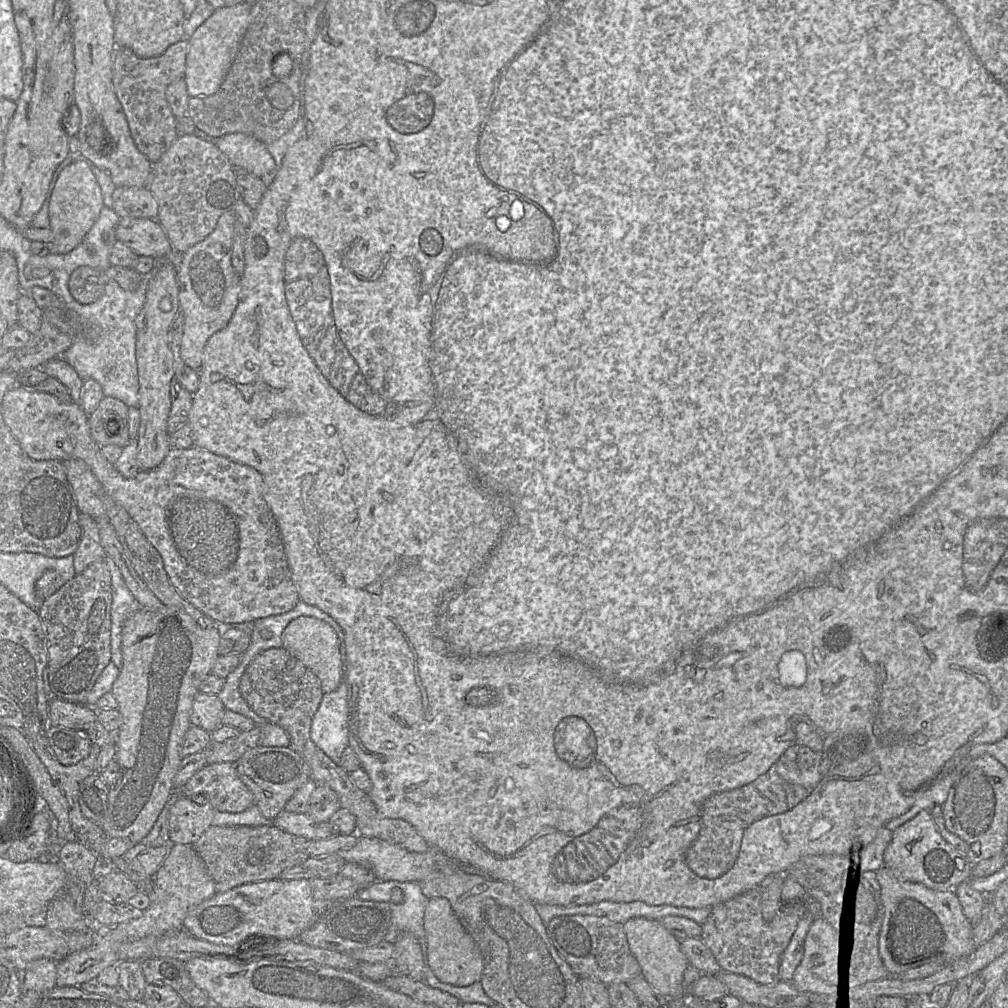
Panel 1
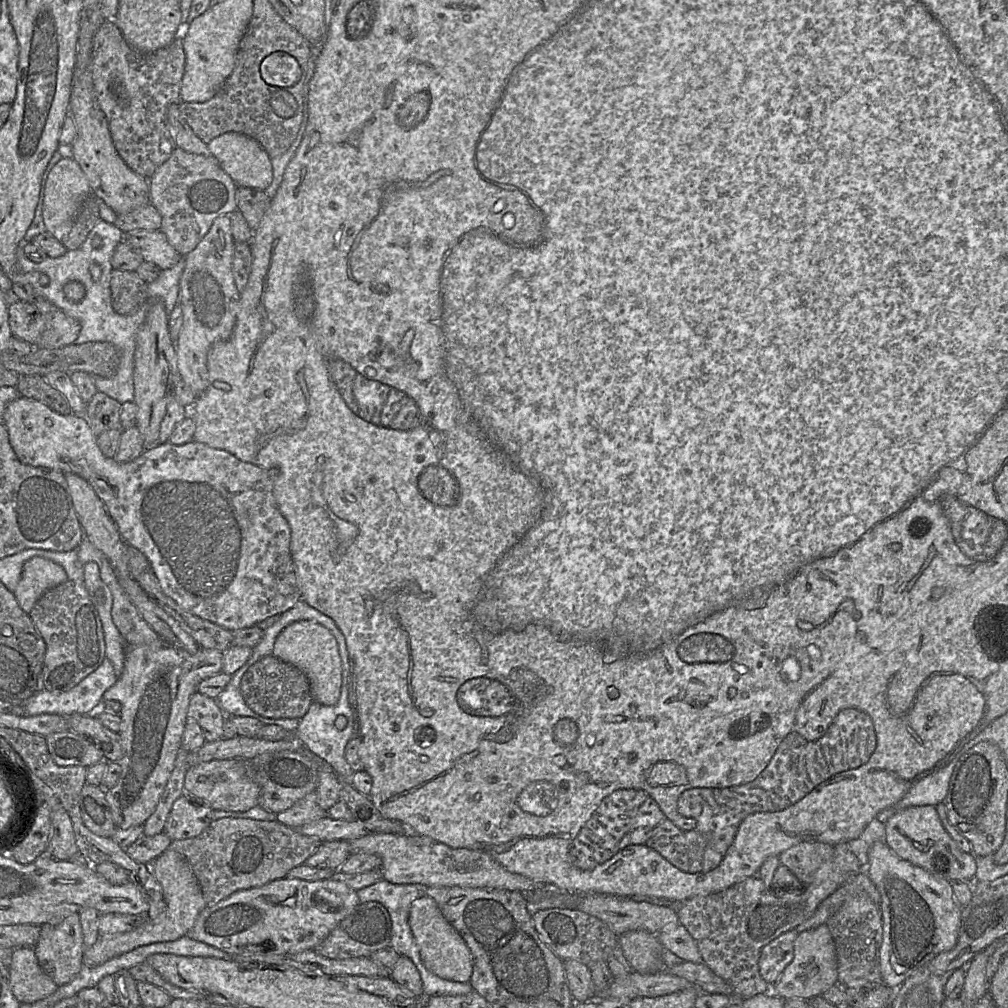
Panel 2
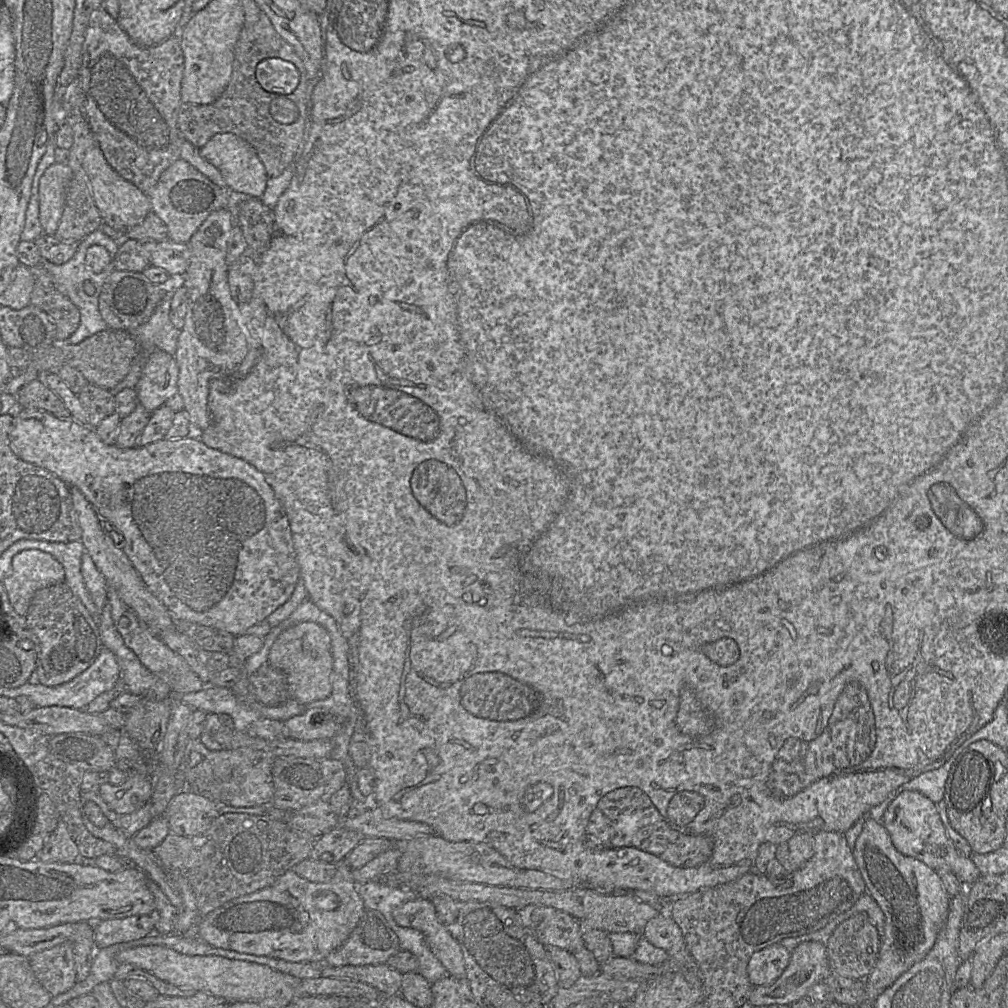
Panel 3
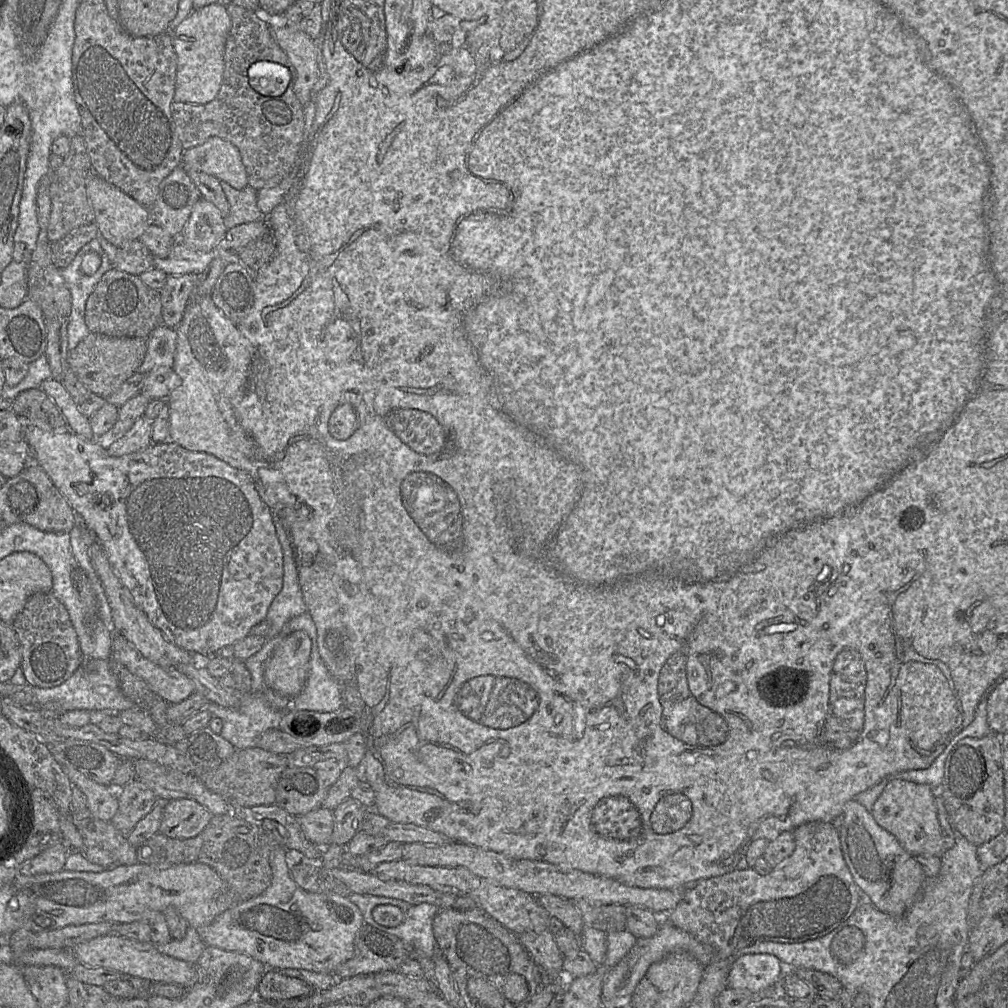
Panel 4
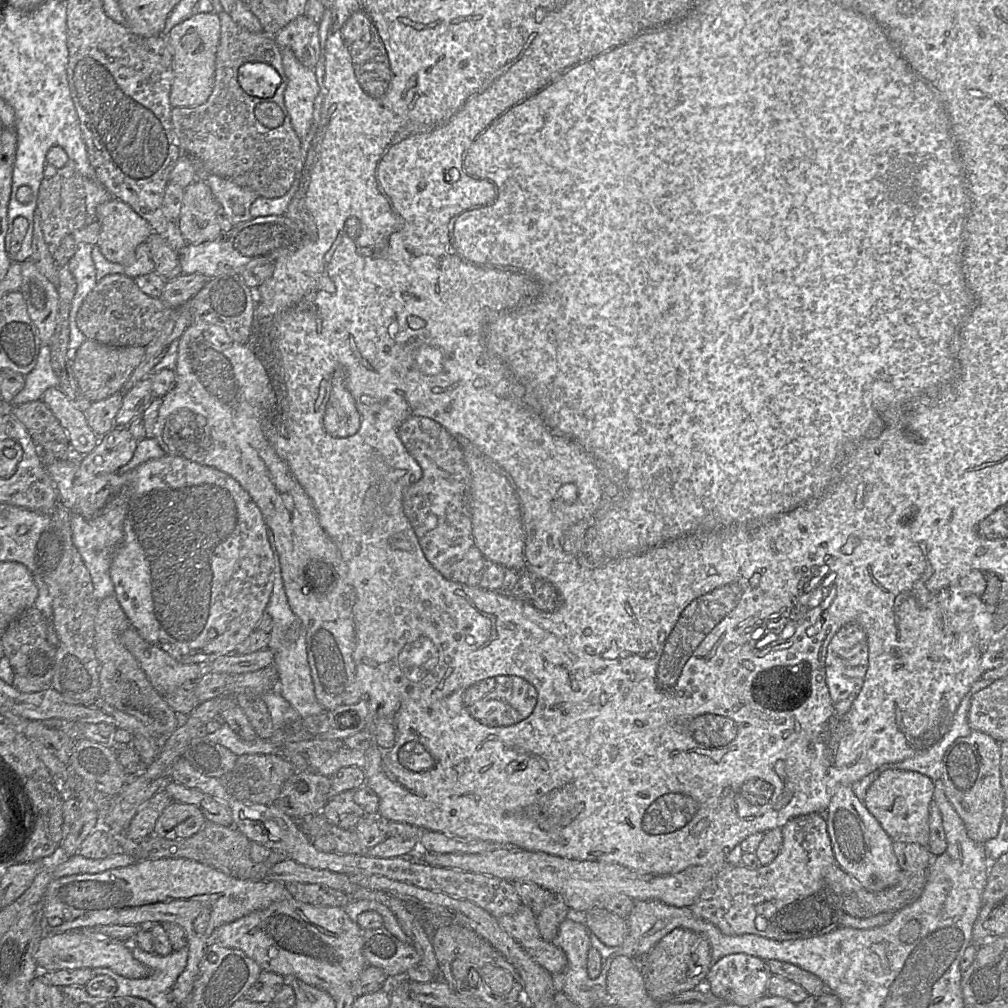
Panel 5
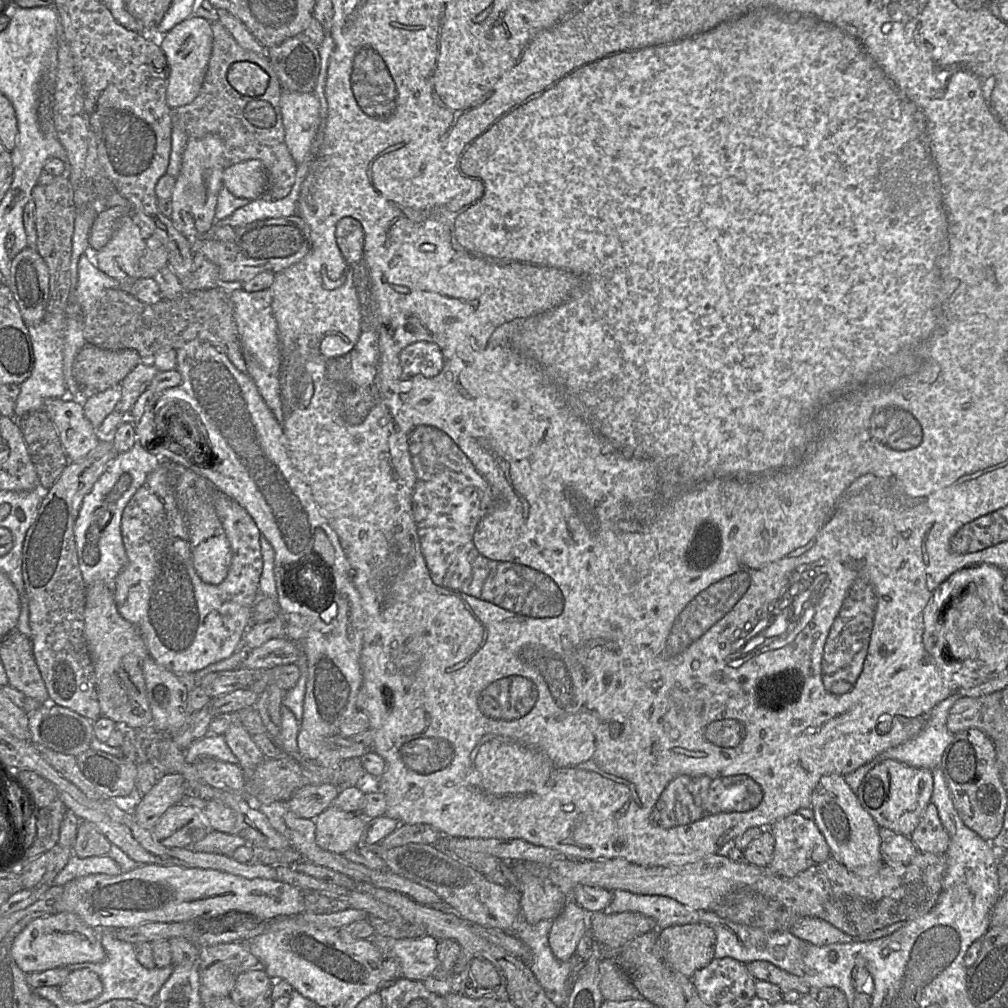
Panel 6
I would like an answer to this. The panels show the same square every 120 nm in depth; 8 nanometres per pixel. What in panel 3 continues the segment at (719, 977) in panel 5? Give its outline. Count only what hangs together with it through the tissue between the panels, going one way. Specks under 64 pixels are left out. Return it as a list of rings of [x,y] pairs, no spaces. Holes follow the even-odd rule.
[[[780,943],[753,953],[747,965],[751,984],[757,987],[774,982],[788,966],[791,954]]]

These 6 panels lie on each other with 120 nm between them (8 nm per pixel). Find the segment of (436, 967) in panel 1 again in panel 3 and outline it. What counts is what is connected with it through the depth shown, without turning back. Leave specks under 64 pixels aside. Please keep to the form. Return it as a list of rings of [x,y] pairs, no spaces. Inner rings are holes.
[[[419,898],[402,904],[394,909],[393,918],[399,926],[414,928],[424,935],[432,953],[448,974],[458,980],[466,977],[461,947],[438,920],[431,899]]]

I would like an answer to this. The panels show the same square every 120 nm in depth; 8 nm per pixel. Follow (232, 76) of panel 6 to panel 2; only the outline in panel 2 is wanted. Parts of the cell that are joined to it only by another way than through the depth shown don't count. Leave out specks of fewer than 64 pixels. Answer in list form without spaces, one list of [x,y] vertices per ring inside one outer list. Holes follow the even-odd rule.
[[[279,51],[267,56],[260,65],[262,79],[270,86],[292,87],[301,78],[301,67],[292,55]]]

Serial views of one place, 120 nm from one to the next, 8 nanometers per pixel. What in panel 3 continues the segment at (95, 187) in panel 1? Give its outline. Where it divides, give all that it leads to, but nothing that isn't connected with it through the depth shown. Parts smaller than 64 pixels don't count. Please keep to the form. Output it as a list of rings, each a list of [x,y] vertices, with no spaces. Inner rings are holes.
[[[54,163],[40,178],[39,219],[44,234],[54,235],[58,228],[71,175],[72,171],[67,163]]]

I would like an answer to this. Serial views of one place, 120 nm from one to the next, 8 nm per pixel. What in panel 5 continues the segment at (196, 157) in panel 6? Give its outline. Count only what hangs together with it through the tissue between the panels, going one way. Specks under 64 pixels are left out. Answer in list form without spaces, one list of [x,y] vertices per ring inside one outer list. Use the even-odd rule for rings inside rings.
[[[204,178],[185,187],[177,226],[187,243],[201,244],[221,234],[217,218],[219,205]]]

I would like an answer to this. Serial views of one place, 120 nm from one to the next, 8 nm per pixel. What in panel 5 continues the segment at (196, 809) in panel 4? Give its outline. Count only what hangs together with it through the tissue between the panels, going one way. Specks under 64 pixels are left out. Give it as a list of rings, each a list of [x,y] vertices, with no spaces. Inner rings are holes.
[[[172,801],[156,820],[153,834],[168,840],[186,839],[205,823],[203,813],[195,805]]]

